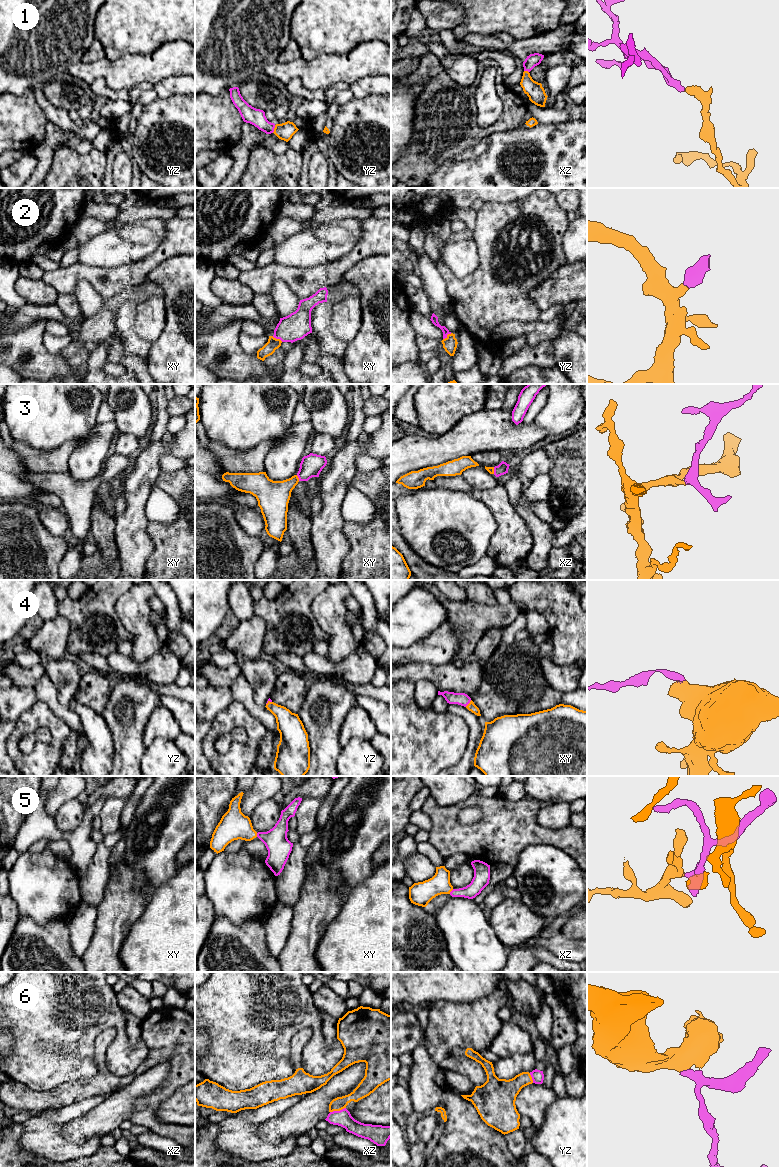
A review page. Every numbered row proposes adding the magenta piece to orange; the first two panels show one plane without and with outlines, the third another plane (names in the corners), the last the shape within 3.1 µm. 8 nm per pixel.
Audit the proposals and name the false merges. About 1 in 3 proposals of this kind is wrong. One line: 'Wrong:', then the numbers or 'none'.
Wrong: none

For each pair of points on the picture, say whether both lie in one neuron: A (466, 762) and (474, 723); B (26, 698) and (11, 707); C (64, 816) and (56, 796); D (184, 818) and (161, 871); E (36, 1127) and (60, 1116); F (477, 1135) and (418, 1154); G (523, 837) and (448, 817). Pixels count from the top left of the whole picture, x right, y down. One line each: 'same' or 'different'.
A: same
B: same
C: different
D: same
E: different
F: different
G: same

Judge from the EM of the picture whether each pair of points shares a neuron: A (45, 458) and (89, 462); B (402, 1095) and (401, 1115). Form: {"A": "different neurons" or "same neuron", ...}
{"A": "different neurons", "B": "same neuron"}

